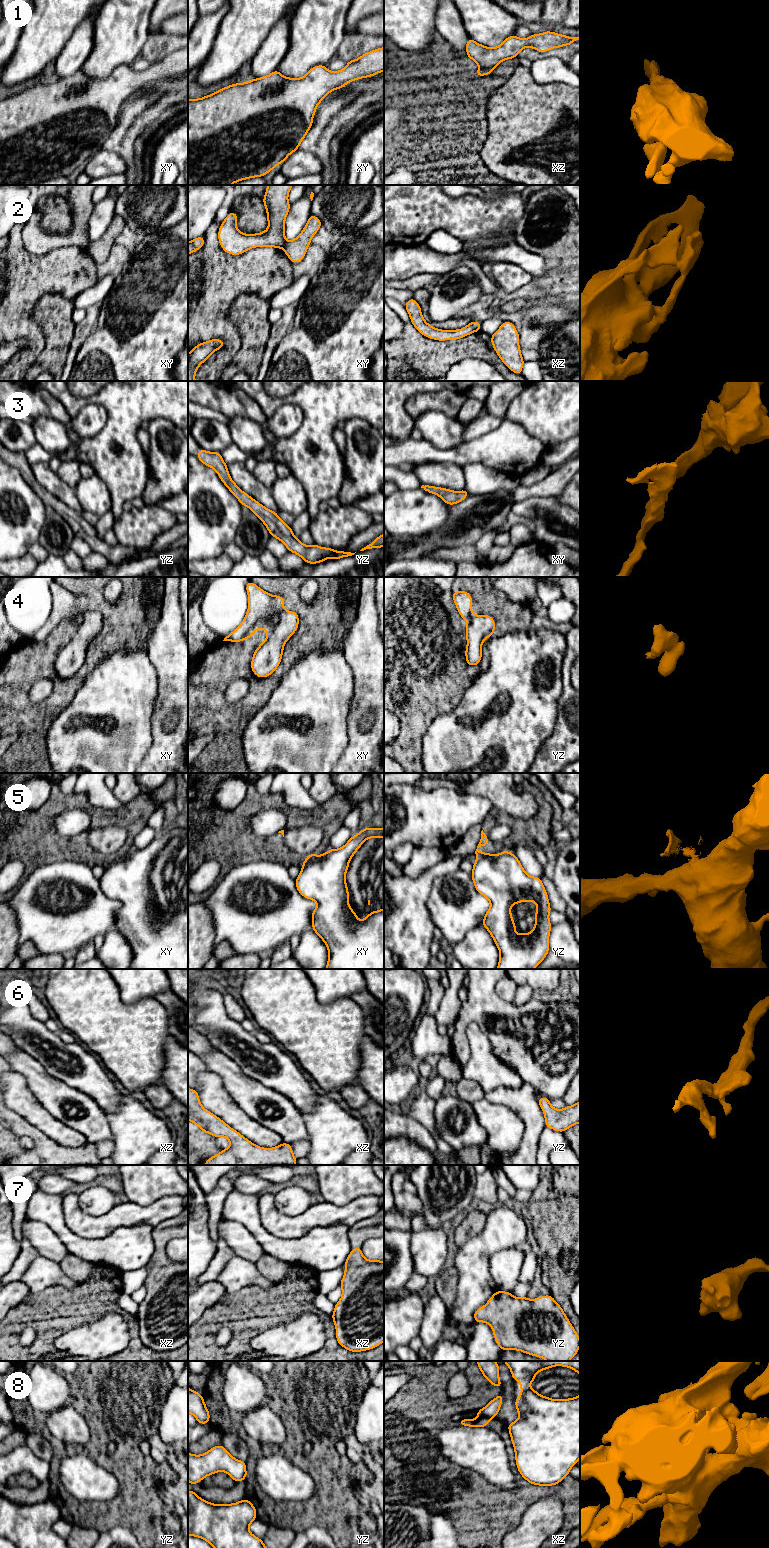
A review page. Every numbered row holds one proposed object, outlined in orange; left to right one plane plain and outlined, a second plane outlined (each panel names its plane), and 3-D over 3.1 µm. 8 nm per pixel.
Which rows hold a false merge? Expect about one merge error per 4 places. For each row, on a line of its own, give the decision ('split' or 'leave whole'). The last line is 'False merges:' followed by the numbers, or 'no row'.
1: leave whole
2: leave whole
3: leave whole
4: leave whole
5: split
6: leave whole
7: leave whole
8: split
False merges: 5, 8

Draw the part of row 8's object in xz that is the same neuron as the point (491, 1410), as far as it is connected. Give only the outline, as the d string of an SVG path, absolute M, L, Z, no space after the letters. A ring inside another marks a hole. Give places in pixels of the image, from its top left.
M500 1393L496 1398L491 1400L484 1408L477 1411L478 1418L487 1417L490 1419L496 1418L500 1406L503 1402L503 1395Z

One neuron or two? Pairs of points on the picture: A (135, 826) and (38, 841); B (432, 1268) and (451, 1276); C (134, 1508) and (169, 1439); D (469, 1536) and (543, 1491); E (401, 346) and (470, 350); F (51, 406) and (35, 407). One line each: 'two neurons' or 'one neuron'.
A: one neuron
B: two neurons
C: two neurons
D: one neuron
E: one neuron
F: one neuron

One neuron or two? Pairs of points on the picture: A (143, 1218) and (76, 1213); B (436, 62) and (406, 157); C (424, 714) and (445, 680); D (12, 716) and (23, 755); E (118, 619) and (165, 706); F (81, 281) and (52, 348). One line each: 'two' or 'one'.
A: one
B: one
C: one
D: one
E: two
F: two

